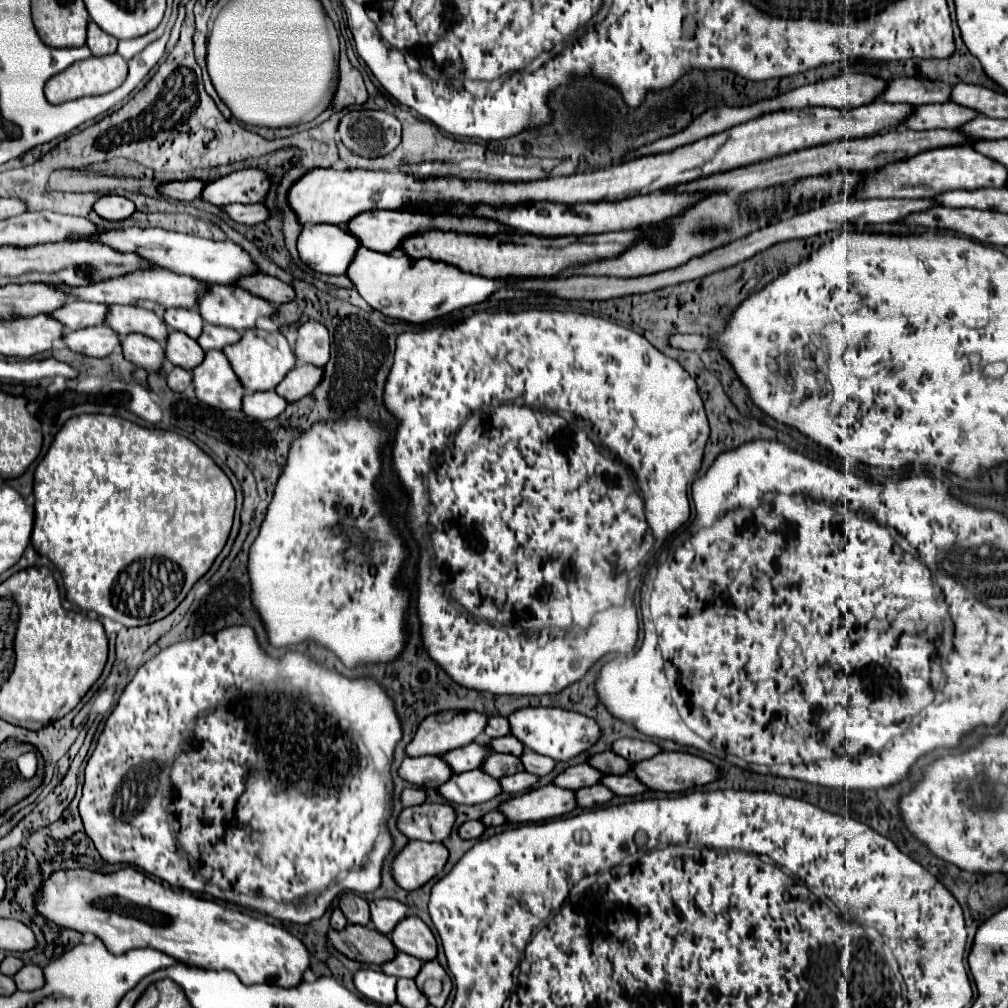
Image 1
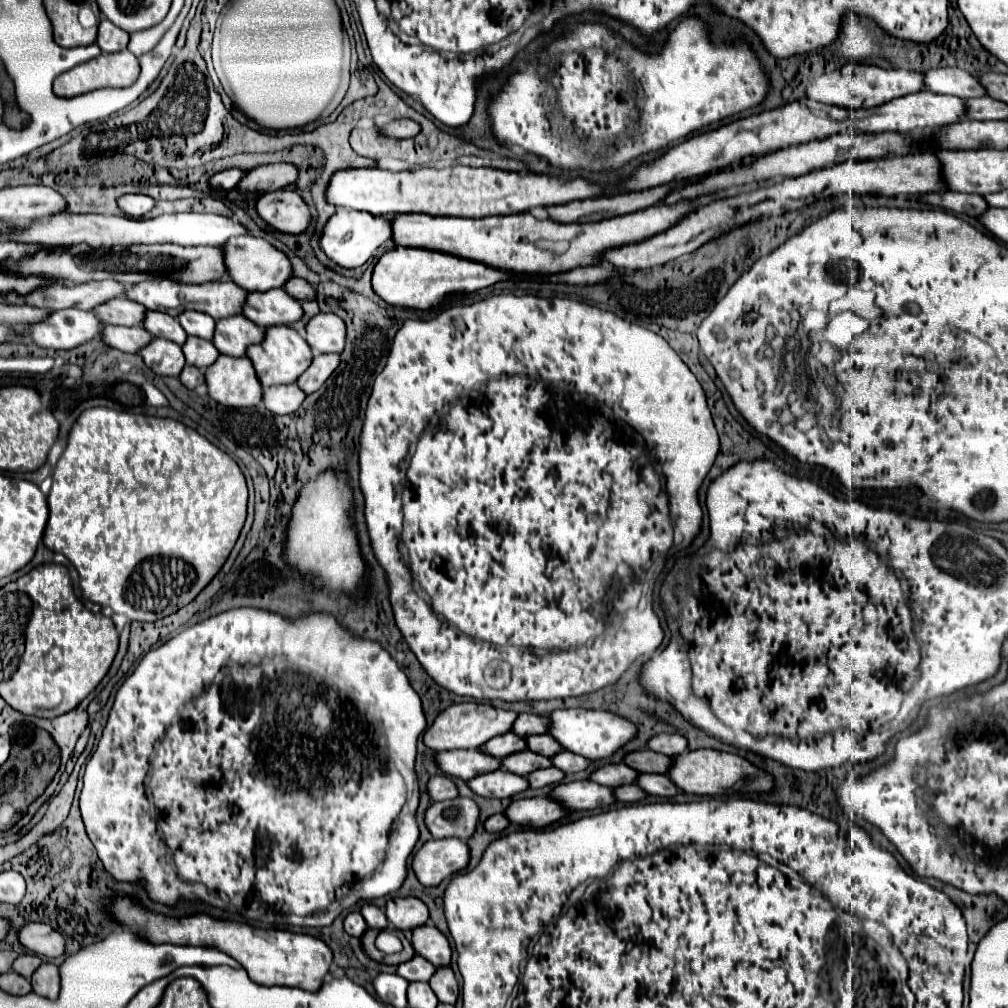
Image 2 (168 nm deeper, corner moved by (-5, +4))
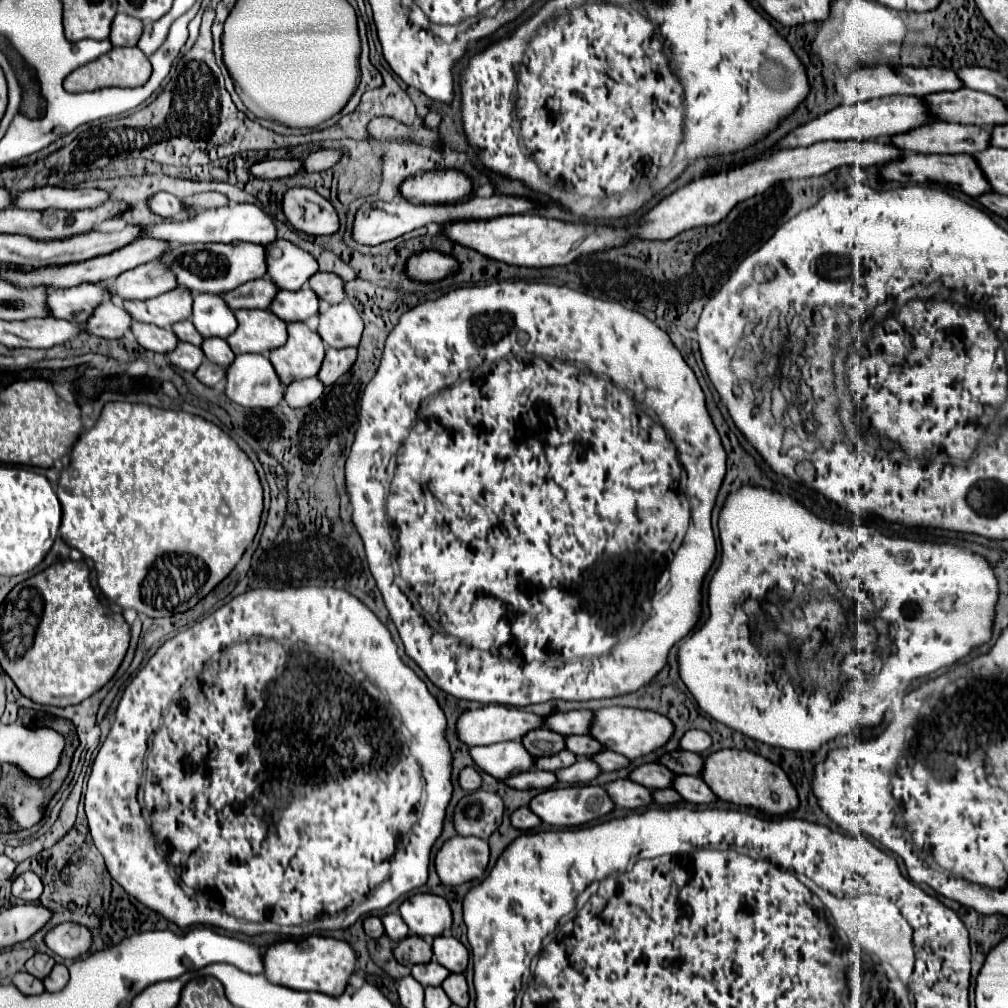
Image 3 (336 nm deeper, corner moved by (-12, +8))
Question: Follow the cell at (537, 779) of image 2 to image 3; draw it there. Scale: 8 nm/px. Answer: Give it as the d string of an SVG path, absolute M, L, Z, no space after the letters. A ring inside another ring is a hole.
M579 758L573 766L567 768L559 768L555 772L557 782L559 784L579 784L579 782L589 782L599 774L599 768L595 766L595 762L591 762L589 758Z

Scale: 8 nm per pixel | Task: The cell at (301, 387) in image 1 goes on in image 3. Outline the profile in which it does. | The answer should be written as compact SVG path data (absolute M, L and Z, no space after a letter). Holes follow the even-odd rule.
M327 348L325 350L325 360L323 366L317 374L317 378L327 386L333 384L343 372L347 372L351 368L351 364L355 362L357 356L357 348Z

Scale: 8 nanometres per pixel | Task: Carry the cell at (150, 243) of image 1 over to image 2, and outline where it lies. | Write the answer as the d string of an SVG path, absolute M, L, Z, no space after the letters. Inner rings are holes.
M256 236L232 238L224 246L224 262L228 268L228 276L248 292L254 290L266 292L272 288L282 288L292 278L292 264L288 256L282 250L274 248L270 242L266 242L264 238L256 238Z

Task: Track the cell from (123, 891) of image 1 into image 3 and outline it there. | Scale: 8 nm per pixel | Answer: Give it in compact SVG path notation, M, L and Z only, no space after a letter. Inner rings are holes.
M307 936L303 940L281 940L267 944L263 950L265 976L271 984L289 986L293 990L315 990L331 996L339 996L347 986L347 978L355 968L355 952L343 940L327 936Z

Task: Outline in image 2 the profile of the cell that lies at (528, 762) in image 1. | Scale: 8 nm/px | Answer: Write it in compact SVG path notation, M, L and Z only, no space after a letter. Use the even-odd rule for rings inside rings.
M568 750L552 756L552 762L554 762L556 768L560 768L564 772L580 772L580 770L586 770L592 764L592 760L588 760L588 758L580 756L580 754L568 752Z

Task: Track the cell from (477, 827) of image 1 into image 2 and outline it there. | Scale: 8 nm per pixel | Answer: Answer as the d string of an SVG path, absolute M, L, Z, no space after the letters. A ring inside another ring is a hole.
M494 814L494 816L490 816L490 818L484 822L484 828L486 828L488 832L502 832L508 824L510 824L510 820L508 820L504 814Z

